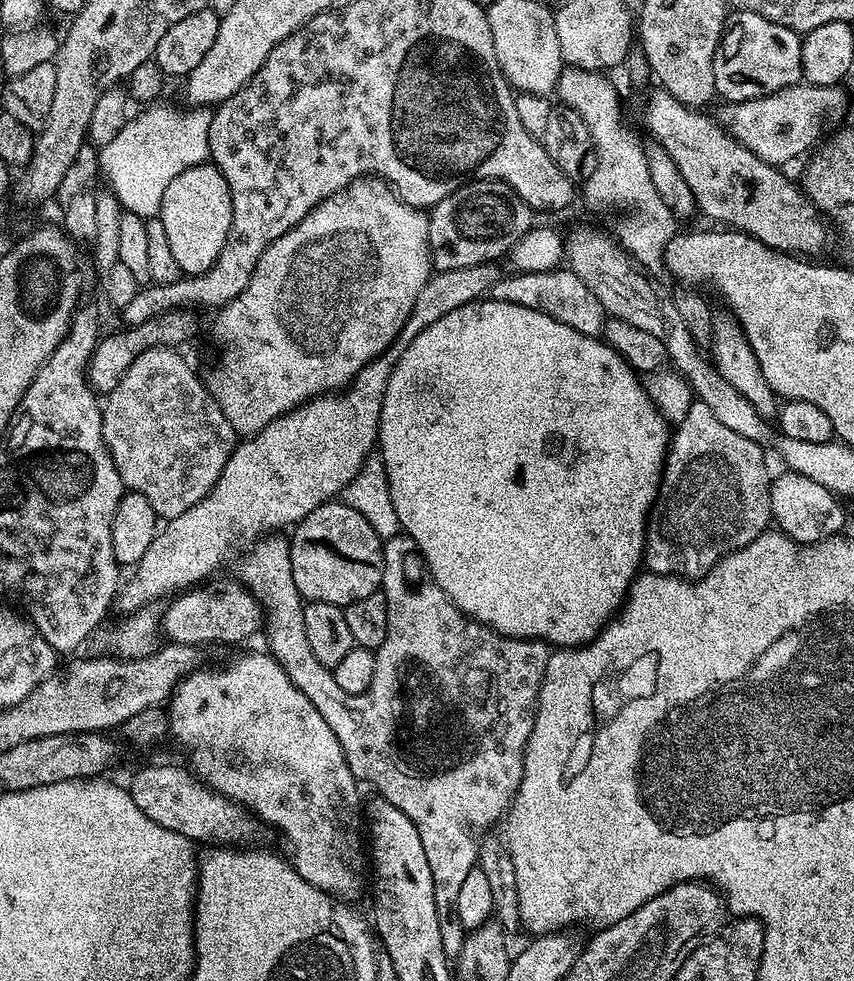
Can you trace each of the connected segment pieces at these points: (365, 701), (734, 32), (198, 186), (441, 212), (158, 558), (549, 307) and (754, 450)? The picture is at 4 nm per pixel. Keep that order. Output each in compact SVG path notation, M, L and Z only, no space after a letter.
M276 534L257 543L245 555L249 556L241 562L240 576L238 576L239 583L259 597L270 609L270 616L273 616L273 620L270 621L271 619L269 619L266 624L266 632L268 628L267 651L283 666L290 680L294 682L294 686L298 686L298 690L302 690L302 694L306 694L306 698L310 698L310 702L314 702L314 710L318 710L318 714L322 714L322 718L326 718L326 726L330 726L330 730L334 730L334 738L338 738L346 762L355 774L357 781L363 782L365 785L367 785L366 783L373 784L380 791L377 793L383 800L398 806L398 810L402 810L402 814L406 814L406 818L410 818L410 822L414 822L414 826L418 830L418 838L422 838L422 850L426 850L426 862L430 862L430 874L434 878L434 902L438 910L438 930L442 934L442 946L449 957L459 957L460 952L464 949L466 930L460 925L460 920L456 917L458 893L462 887L462 881L466 879L466 874L470 874L470 870L477 867L478 841L487 833L484 831L491 824L496 824L499 820L501 823L505 819L508 809L512 806L512 800L520 789L520 783L524 777L524 748L534 730L536 700L540 697L540 687L546 674L550 655L549 645L545 644L543 640L504 636L495 628L487 628L485 624L479 624L472 617L465 616L460 611L460 607L445 594L442 586L438 586L438 582L430 574L428 563L425 562L424 555L418 550L416 543L401 534L384 541L382 591L384 596L392 596L392 600L396 600L396 608L390 610L390 626L386 634L386 642L382 642L382 646L375 649L376 676L372 679L372 685L368 687L368 691L363 692L361 696L348 696L342 690L342 686L338 686L338 682L334 682L332 669L322 662L318 662L318 658L314 658L314 654L310 650L310 642L306 642L305 601L301 597L298 586L294 584L294 570L290 566L290 550L288 549L289 541L285 537L283 540L280 536L283 535Z
M733 11L729 15L720 45L714 54L714 86L728 102L757 100L791 84L801 83L801 37L778 22L770 22L757 12Z
M211 162L184 170L178 178L174 178L174 182L170 182L170 186L166 186L158 218L162 226L166 226L166 238L181 273L197 276L209 272L218 254L222 254L222 246L226 246L232 225L232 191L226 178Z
M487 178L473 181L473 184L461 183L457 186L454 194L442 198L428 216L428 251L432 254L432 267L436 272L462 270L466 266L499 261L499 256L507 257L512 247L534 226L534 209L508 184Z
M399 347L389 348L383 356L370 361L343 391L337 390L308 400L299 408L294 408L285 416L270 422L270 426L266 426L255 436L241 439L230 454L215 486L197 504L190 506L186 514L178 514L157 531L154 542L150 542L150 550L146 550L146 554L142 554L142 558L134 566L133 572L136 573L129 580L127 577L120 591L116 593L115 611L120 611L120 614L139 612L141 608L155 605L155 600L160 600L163 596L171 597L181 590L207 581L211 577L208 575L223 560L230 559L232 552L239 548L251 549L265 534L295 526L318 506L339 497L344 487L364 469L368 457L373 455L377 447L382 431L382 402L392 367L400 354Z
M557 266L549 272L516 272L511 275L501 275L500 280L494 282L491 299L514 302L514 306L538 310L587 336L599 337L603 333L606 313L602 302L594 298L590 286L586 286L586 282L582 282L582 278L578 278L578 274L574 274L571 268Z
M694 402L689 408L683 421L675 425L670 436L668 445L668 458L664 462L664 471L660 482L660 495L656 497L656 503L650 513L650 523L646 528L646 539L644 542L643 567L649 572L655 572L658 576L678 576L686 580L694 581L705 576L715 564L731 552L738 551L742 546L754 542L762 533L769 531L772 519L772 486L768 468L764 465L765 449L759 444L750 442L750 438L742 438L742 434L734 434L727 426L722 426L718 418L714 418L710 406Z

